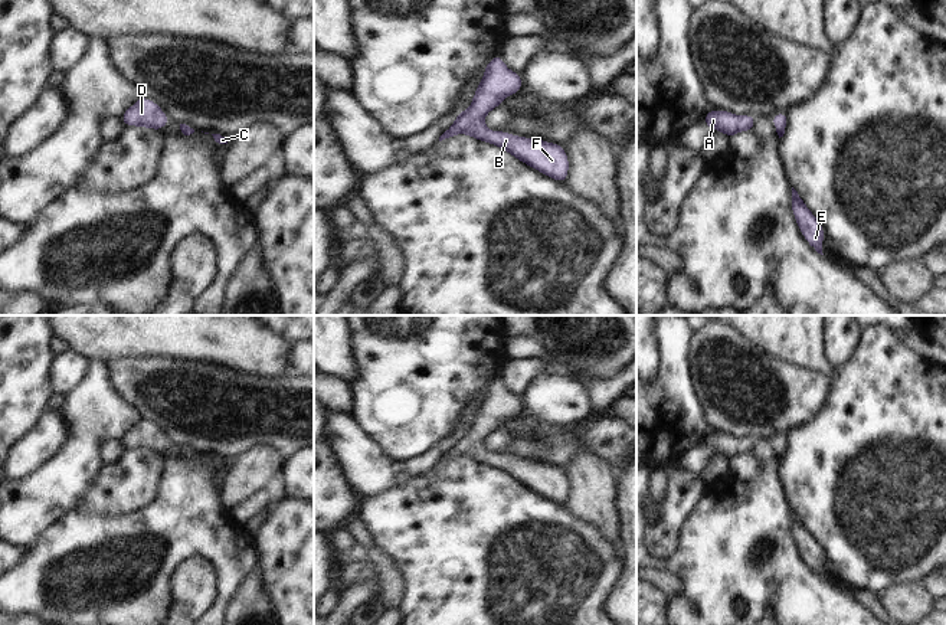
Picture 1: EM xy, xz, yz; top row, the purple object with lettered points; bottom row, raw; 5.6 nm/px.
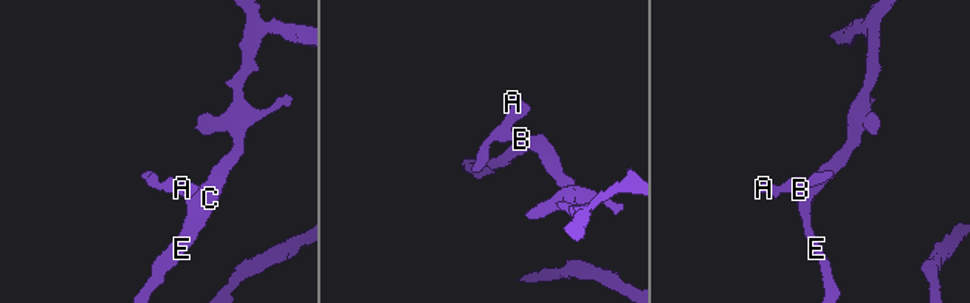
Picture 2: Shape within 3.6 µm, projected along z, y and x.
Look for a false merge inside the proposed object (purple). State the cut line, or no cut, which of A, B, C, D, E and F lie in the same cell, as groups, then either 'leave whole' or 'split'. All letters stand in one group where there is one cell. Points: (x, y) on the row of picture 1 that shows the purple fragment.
no cut; A B C D E F; leave whole

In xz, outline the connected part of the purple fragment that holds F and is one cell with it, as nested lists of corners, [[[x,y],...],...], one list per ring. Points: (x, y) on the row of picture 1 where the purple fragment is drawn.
[[[500,53],[495,55],[485,65],[485,73],[475,89],[469,108],[456,114],[455,122],[439,137],[439,141],[458,134],[467,134],[475,140],[505,150],[521,163],[559,183],[566,183],[569,158],[564,147],[540,138],[518,137],[505,131],[491,131],[485,127],[485,115],[521,88],[521,75],[510,71]]]

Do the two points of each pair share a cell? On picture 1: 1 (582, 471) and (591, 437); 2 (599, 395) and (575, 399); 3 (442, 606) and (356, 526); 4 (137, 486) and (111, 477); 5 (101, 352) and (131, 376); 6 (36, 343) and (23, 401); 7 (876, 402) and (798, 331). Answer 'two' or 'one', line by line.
1: two
2: two
3: two
4: one
5: two
6: one
7: two

